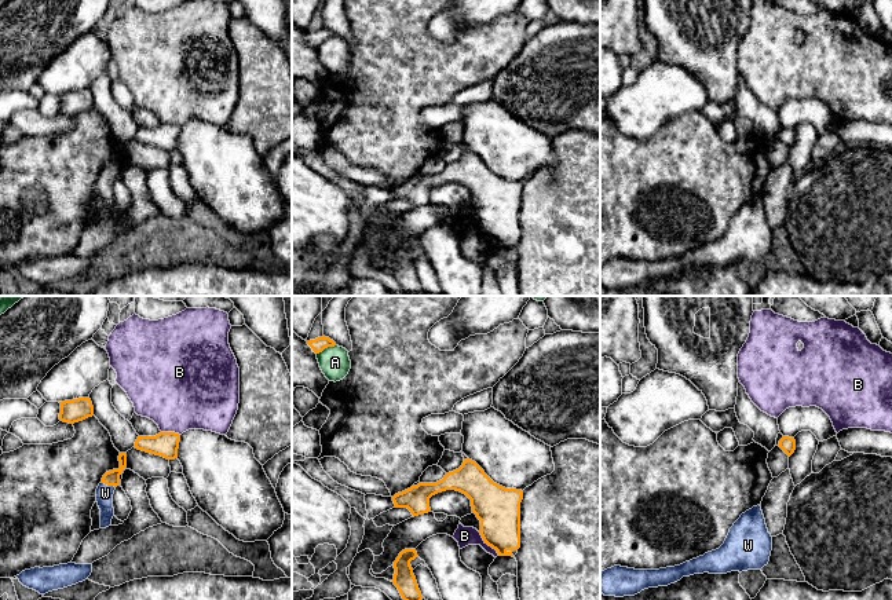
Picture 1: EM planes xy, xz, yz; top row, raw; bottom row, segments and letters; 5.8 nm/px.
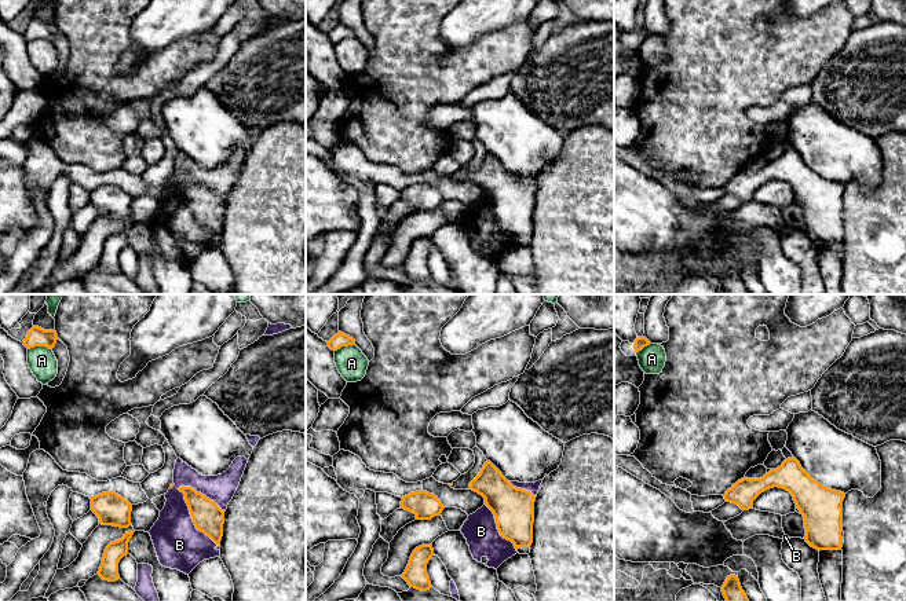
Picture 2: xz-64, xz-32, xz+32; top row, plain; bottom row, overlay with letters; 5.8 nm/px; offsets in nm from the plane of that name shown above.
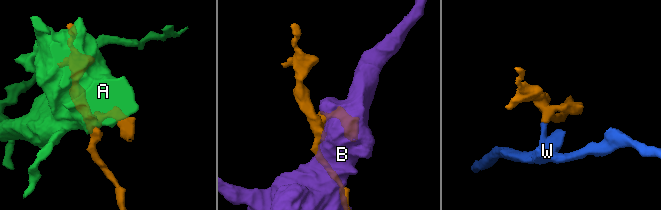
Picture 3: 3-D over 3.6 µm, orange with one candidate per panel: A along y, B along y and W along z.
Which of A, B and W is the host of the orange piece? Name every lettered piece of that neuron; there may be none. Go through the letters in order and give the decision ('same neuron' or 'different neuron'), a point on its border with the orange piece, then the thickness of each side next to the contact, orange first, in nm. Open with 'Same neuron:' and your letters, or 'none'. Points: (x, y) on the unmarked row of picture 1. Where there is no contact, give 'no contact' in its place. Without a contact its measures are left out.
Same neuron: W
A: different neuron; meets orange in xz at (325, 39); 80 nm thick on the orange side, 180 nm on the other
B: different neuron; meets orange in xz at (487, 236); 260 nm thick on the orange side, 110 nm on the other
W: same neuron; meets orange in xy at (108, 176); 90 nm thick on the orange side, 100 nm on the other

